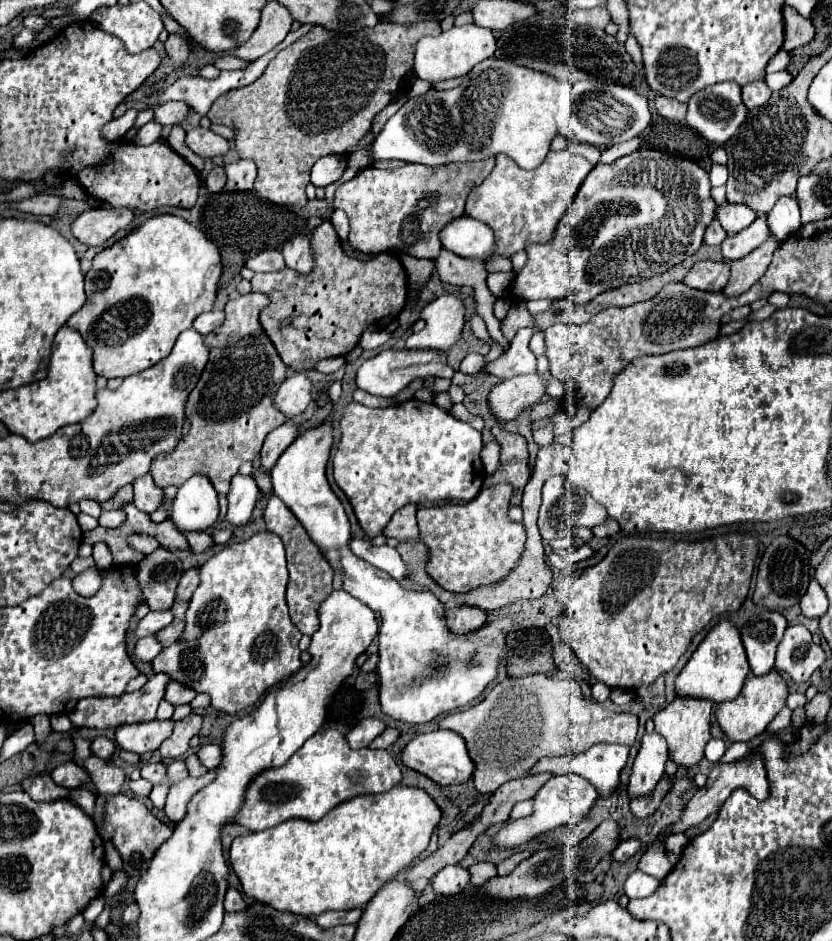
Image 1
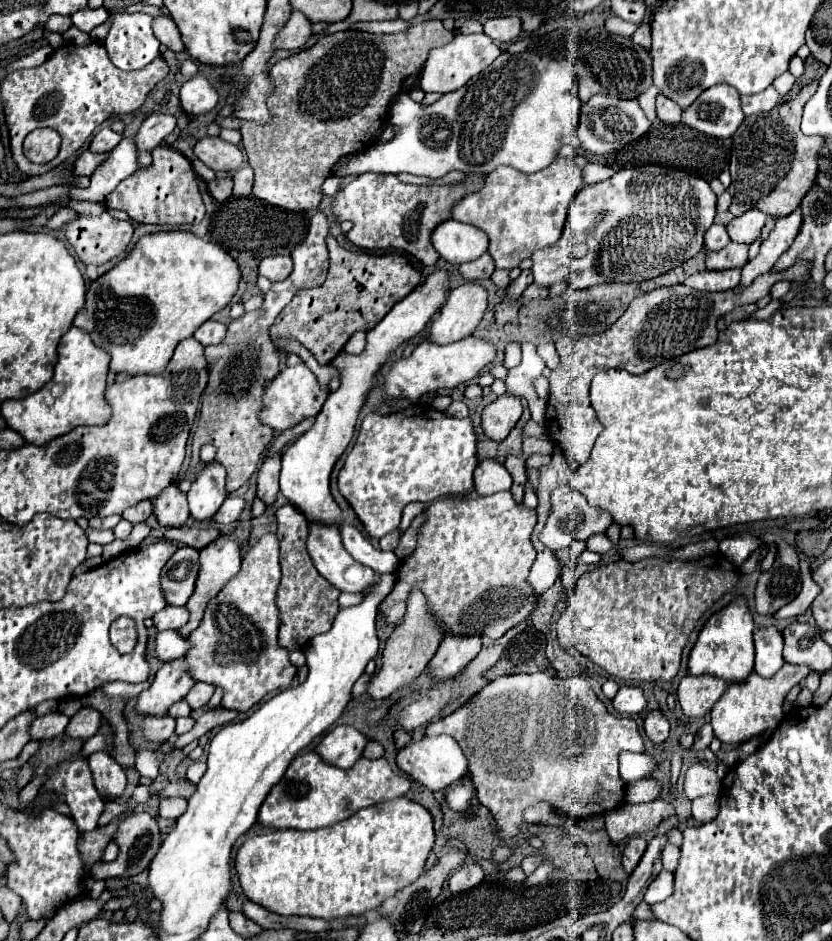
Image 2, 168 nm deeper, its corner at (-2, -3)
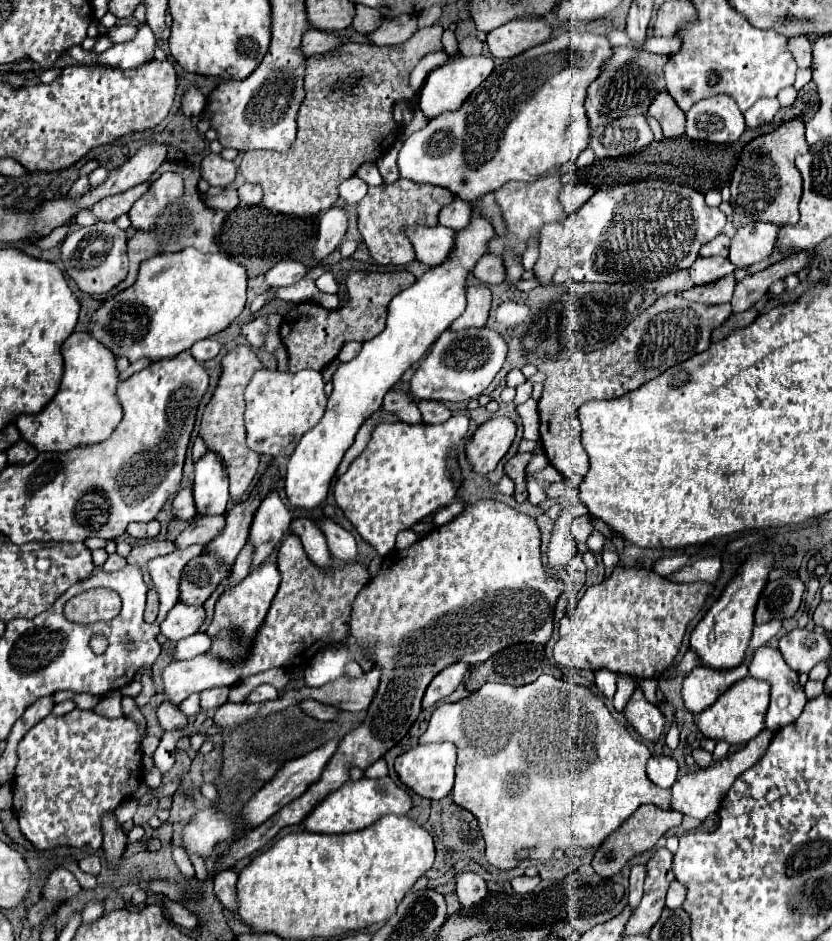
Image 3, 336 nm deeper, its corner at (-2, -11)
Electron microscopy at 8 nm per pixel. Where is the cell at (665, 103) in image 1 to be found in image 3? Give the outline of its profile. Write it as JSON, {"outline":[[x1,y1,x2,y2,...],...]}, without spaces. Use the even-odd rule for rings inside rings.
{"outline":[[660,92,648,108,648,116,656,118,664,130,664,138,678,138,684,134,684,112,676,106,668,92]]}

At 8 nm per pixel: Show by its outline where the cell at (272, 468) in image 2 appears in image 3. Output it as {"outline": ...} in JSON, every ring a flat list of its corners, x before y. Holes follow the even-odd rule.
{"outline":[[270,492,262,500,260,508,256,510,256,516,250,528,250,542,254,546,250,572,266,562,272,550,282,542,284,534,290,528,290,522,292,522,292,510,284,506,284,502,276,492,274,494]]}

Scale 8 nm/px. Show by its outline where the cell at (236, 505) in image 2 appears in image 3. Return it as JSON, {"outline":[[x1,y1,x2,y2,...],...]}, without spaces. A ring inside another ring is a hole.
{"outline":[[196,514,196,518,188,524,188,528,174,540,174,546,178,550,184,550,192,544,206,546,220,530,224,528,224,516,208,516,208,514]]}

